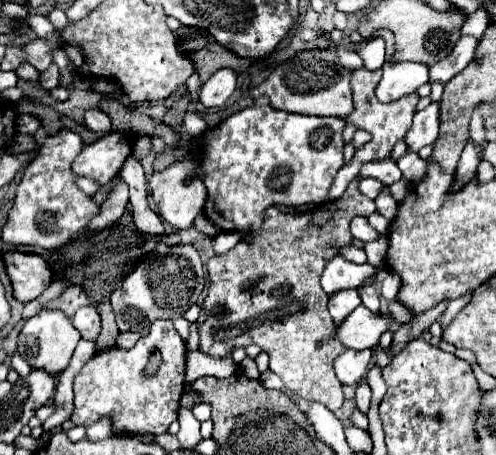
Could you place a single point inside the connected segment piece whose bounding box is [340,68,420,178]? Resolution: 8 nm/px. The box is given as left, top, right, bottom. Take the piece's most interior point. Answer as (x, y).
(388, 123)

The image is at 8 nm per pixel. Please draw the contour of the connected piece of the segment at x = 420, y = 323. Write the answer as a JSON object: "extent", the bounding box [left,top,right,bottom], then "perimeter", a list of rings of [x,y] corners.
{"extent":[392,300,448,354],"perimeter":[[[442,300],[442,302],[438,302],[434,308],[430,308],[430,310],[422,312],[422,314],[418,314],[418,316],[414,316],[410,322],[402,324],[402,326],[394,332],[392,354],[398,354],[410,340],[418,338],[418,336],[420,336],[432,322],[436,322],[436,320],[444,314],[446,306],[448,306],[448,300]]]}

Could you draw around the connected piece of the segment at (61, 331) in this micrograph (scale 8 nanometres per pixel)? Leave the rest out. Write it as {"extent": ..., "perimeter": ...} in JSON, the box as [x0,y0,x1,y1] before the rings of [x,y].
{"extent":[18,310,80,374],"perimeter":[[[42,310],[34,318],[30,318],[20,336],[18,336],[18,352],[32,368],[44,368],[50,374],[60,374],[68,368],[70,358],[74,354],[76,344],[80,342],[80,332],[74,328],[72,320],[60,310]]]}

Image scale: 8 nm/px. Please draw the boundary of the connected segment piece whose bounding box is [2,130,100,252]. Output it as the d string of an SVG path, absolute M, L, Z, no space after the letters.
M60 130L58 134L44 140L42 148L26 166L18 184L12 208L2 228L2 242L12 246L38 246L56 252L98 214L100 206L78 190L70 170L72 160L82 152L84 146L84 140L72 130Z

